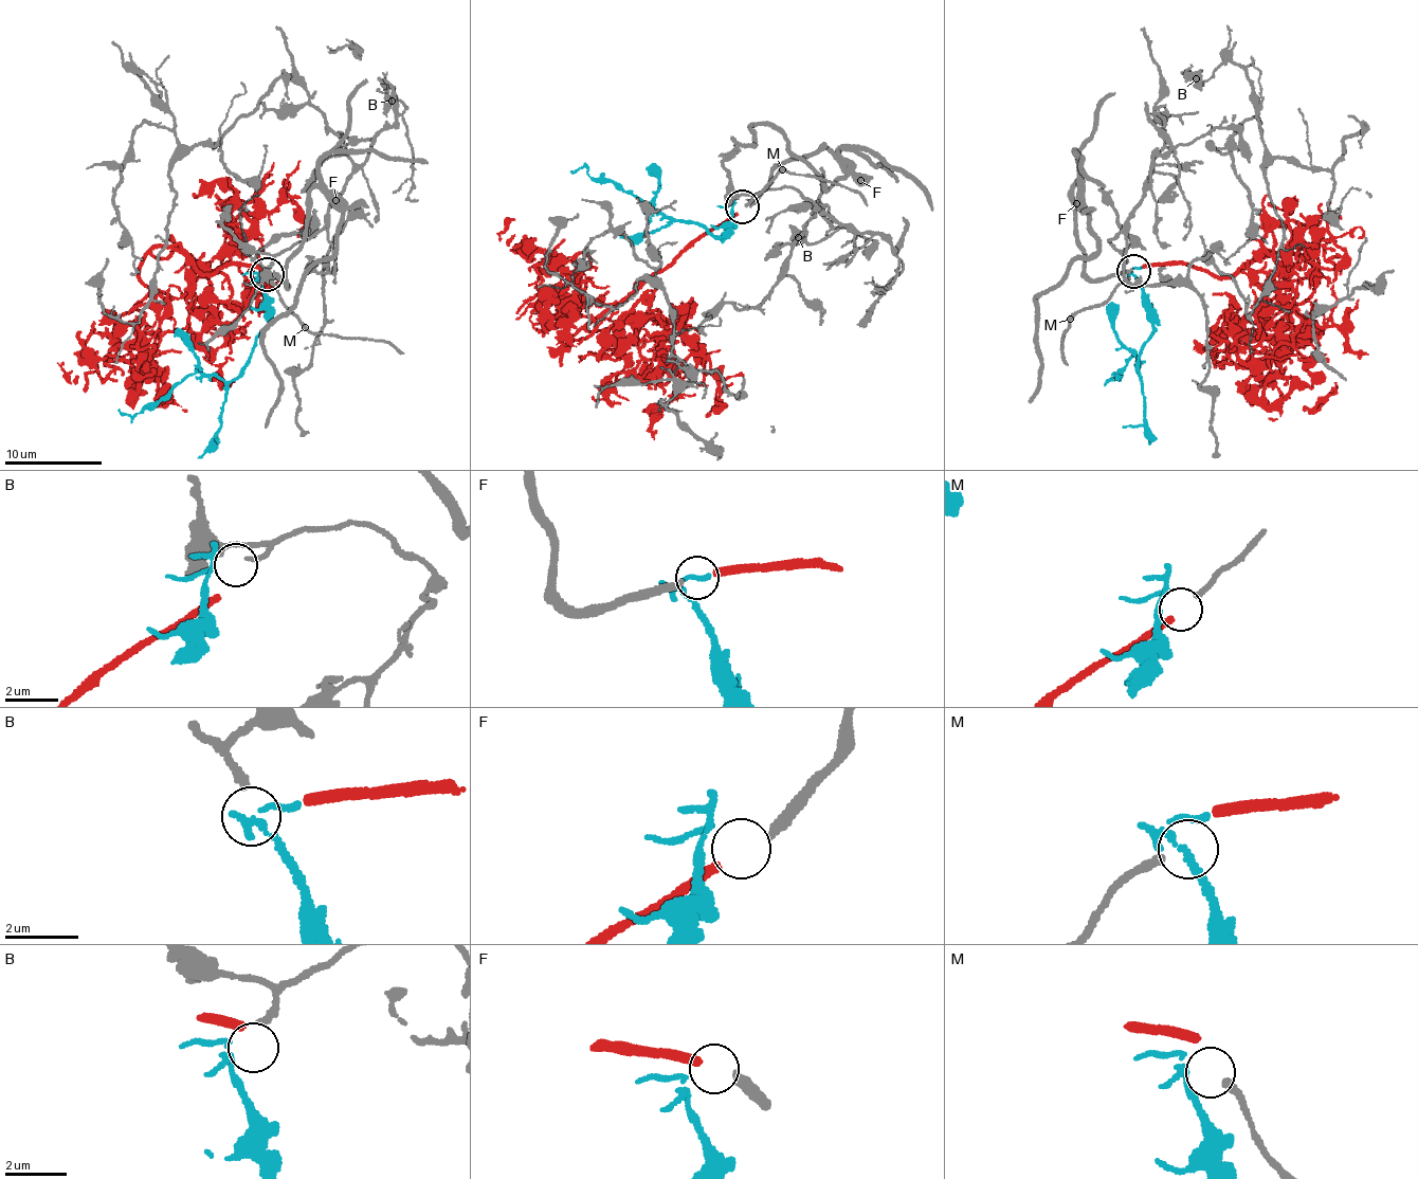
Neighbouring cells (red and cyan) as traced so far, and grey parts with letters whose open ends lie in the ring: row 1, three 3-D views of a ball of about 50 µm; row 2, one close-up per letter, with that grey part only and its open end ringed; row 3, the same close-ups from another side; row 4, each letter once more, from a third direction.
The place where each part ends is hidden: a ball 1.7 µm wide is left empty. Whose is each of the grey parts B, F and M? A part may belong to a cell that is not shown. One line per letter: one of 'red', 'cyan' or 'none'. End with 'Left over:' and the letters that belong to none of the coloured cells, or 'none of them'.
B: cyan
F: red
M: none
Left over: M

